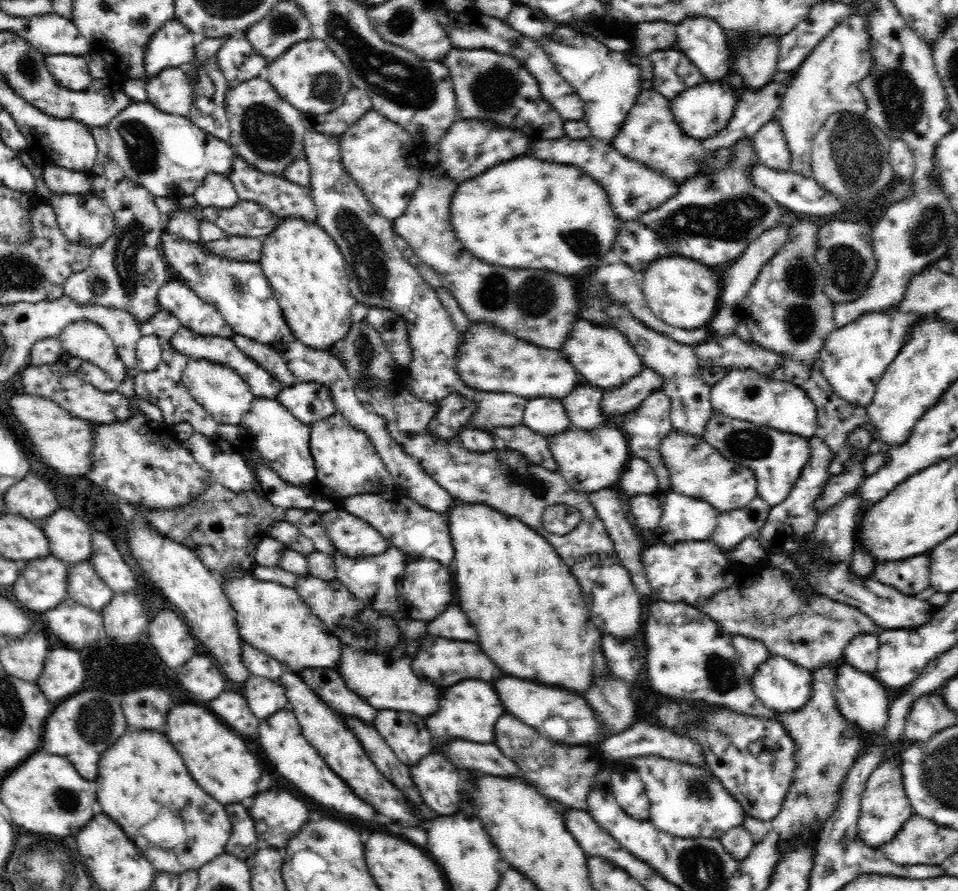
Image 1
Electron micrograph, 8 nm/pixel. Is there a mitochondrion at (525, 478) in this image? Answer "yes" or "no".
yes

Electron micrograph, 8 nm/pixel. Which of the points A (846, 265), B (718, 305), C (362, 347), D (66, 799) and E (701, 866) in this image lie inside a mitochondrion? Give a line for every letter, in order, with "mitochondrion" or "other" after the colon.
A: mitochondrion
B: other
C: mitochondrion
D: mitochondrion
E: mitochondrion

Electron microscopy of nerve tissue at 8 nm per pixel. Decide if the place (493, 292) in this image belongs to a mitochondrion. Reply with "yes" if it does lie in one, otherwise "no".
yes

